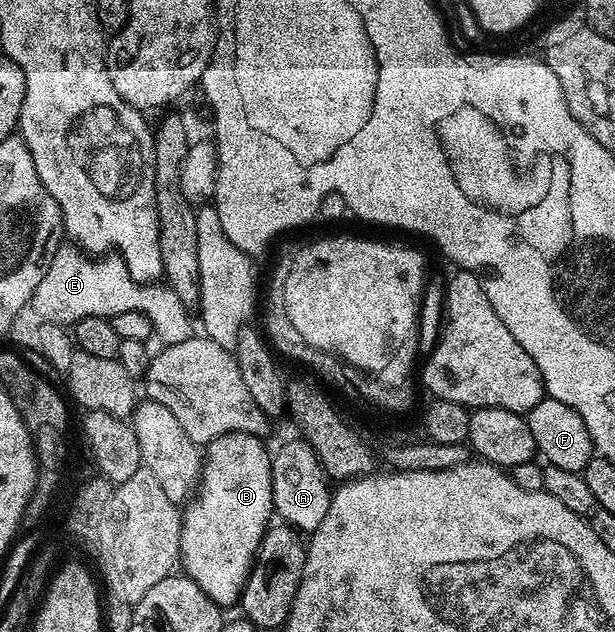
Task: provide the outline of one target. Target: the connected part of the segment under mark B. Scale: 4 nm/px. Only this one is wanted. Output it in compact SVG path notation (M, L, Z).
M229 432L211 440L204 448L202 479L196 495L184 508L181 567L186 567L183 568L185 575L191 576L212 598L212 602L220 606L237 605L241 601L246 580L250 577L250 569L254 567L254 557L258 555L260 542L275 515L272 456L269 451L266 453L262 443L259 437L243 432Z

